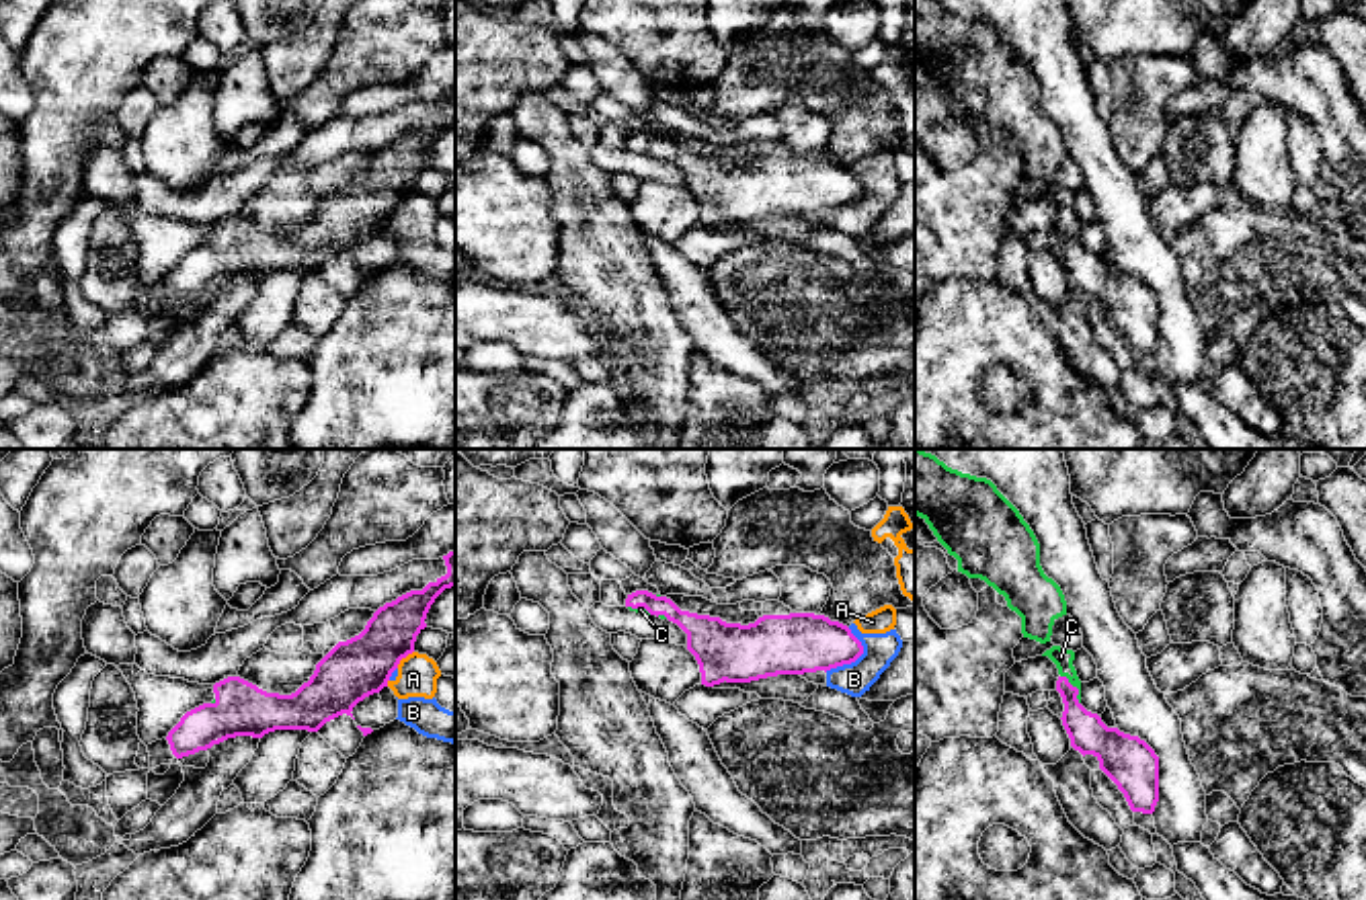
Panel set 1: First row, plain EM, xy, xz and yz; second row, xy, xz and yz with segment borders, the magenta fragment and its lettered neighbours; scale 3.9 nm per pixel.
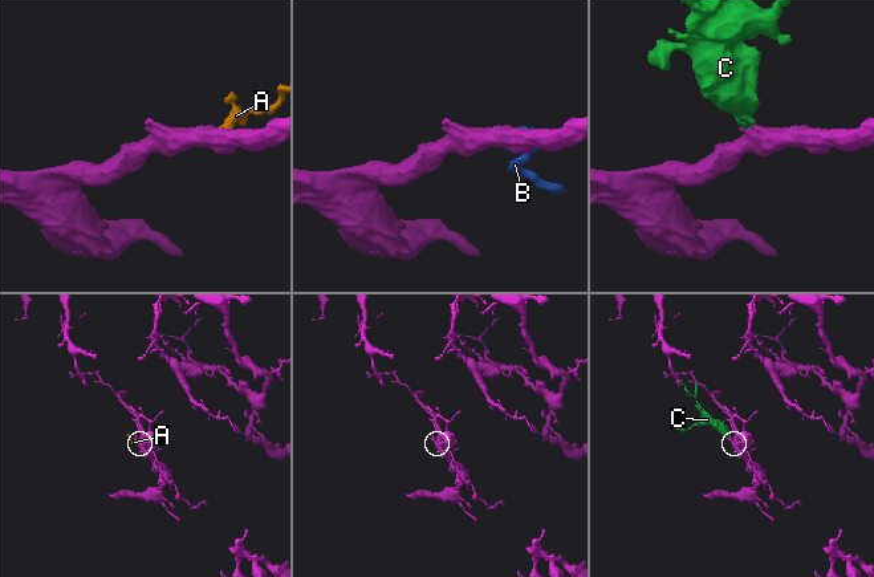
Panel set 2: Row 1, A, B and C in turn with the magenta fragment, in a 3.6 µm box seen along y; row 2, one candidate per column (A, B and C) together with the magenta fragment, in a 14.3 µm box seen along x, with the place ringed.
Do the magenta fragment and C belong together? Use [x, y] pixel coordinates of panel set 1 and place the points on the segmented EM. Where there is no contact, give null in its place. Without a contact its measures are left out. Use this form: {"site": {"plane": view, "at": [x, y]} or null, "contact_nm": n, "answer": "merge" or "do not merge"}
{"site": {"plane": "yz", "at": [1077, 689]}, "contact_nm": 140, "answer": "merge"}

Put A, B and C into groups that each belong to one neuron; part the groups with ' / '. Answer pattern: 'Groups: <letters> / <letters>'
Groups: A B / C

